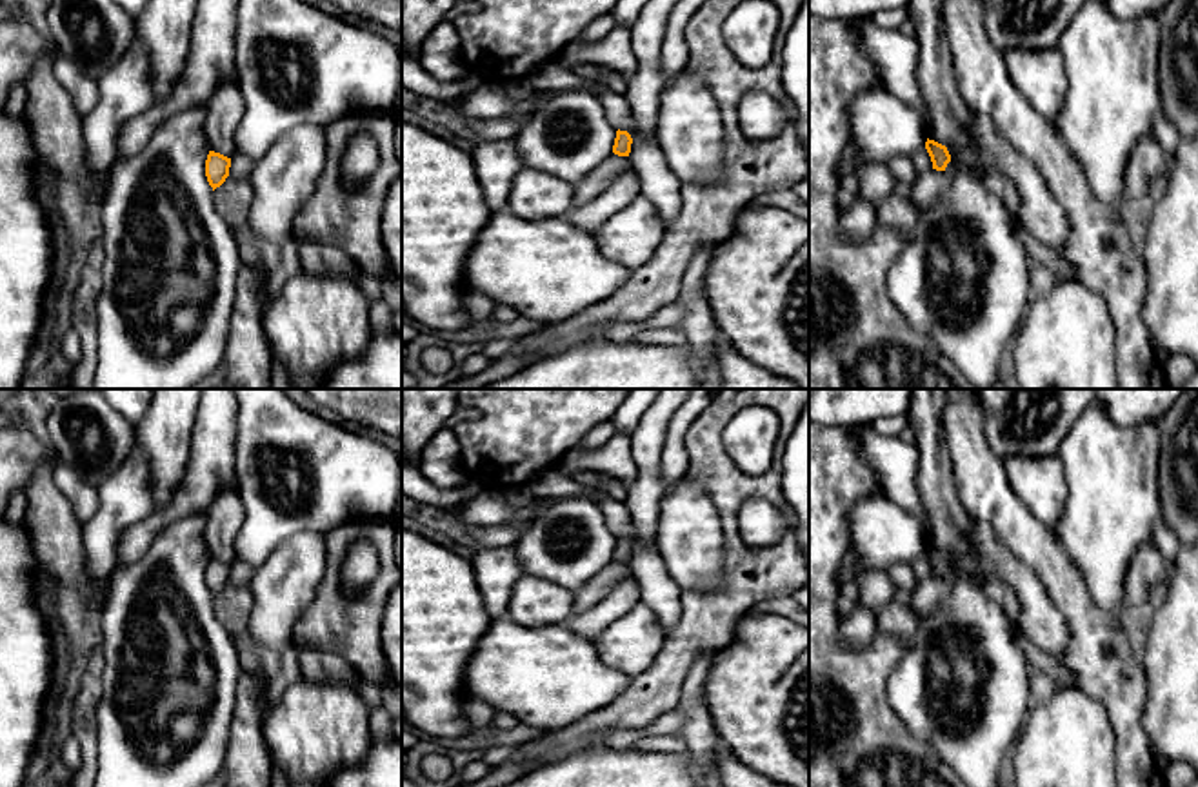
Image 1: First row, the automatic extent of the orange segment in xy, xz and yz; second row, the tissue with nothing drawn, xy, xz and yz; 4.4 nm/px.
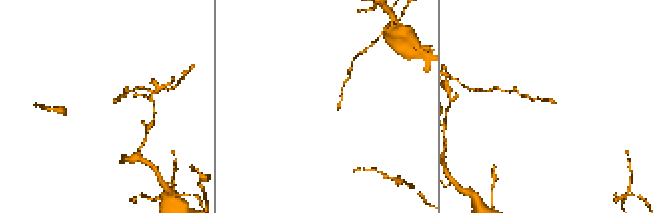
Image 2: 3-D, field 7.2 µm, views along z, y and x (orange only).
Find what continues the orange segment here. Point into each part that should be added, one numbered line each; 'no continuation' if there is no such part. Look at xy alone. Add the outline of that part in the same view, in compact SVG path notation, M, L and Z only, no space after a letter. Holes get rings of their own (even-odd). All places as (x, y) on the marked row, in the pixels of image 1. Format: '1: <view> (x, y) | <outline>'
no continuation

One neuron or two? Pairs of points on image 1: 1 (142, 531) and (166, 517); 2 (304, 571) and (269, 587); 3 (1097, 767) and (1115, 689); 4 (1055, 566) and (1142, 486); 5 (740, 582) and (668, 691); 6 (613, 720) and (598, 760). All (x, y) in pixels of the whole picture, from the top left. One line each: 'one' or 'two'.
1: one
2: one
3: two
4: two
5: one
6: two

